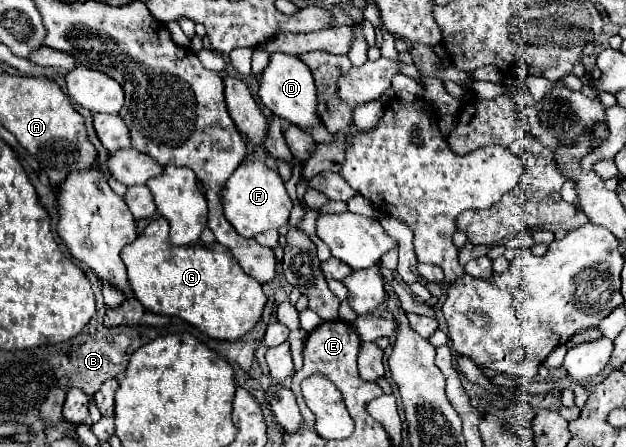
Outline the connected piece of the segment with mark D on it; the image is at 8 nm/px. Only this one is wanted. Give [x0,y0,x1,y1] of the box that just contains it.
[260,54,322,132]

